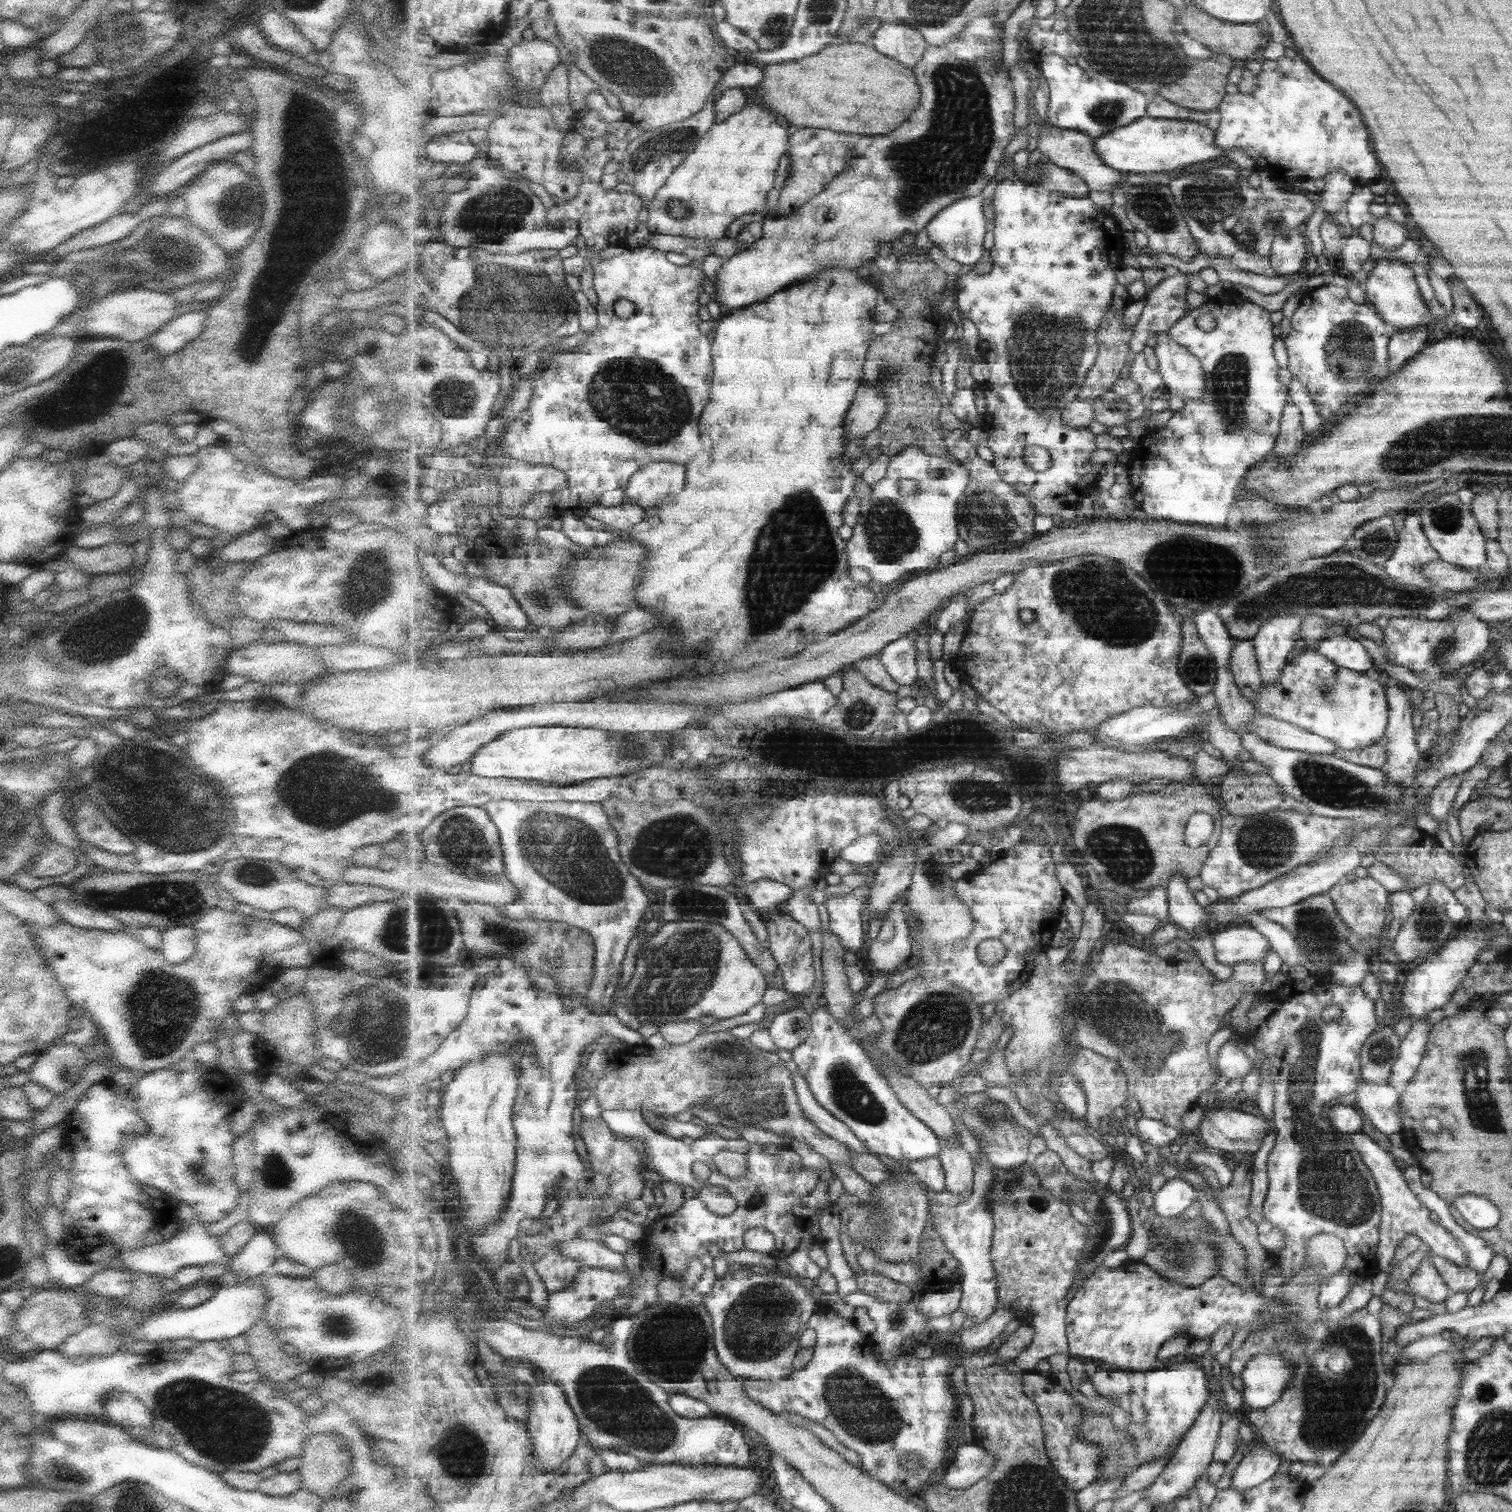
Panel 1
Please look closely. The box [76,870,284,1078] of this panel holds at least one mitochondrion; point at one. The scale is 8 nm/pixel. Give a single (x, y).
(163, 1008)

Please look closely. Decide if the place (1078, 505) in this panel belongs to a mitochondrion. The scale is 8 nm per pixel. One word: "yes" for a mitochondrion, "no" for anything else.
no

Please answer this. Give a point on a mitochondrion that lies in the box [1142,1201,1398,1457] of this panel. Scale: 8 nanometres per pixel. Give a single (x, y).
(1334, 1429)

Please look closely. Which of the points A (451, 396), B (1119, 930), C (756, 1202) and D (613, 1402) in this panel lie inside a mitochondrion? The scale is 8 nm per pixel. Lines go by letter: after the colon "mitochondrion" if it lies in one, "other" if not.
A: mitochondrion
B: other
C: mitochondrion
D: mitochondrion

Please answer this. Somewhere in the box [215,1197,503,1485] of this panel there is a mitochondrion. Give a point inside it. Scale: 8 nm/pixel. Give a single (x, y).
(463, 1454)

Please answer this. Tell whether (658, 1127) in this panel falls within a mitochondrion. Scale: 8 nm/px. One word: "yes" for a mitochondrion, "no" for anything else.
no

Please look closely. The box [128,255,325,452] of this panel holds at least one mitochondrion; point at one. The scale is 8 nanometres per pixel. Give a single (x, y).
(257, 318)

